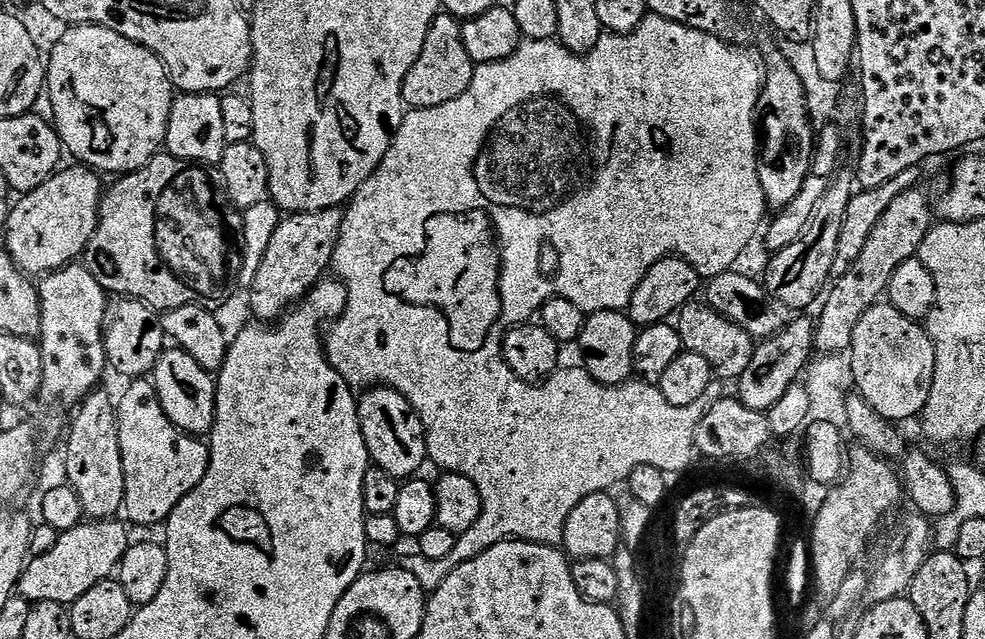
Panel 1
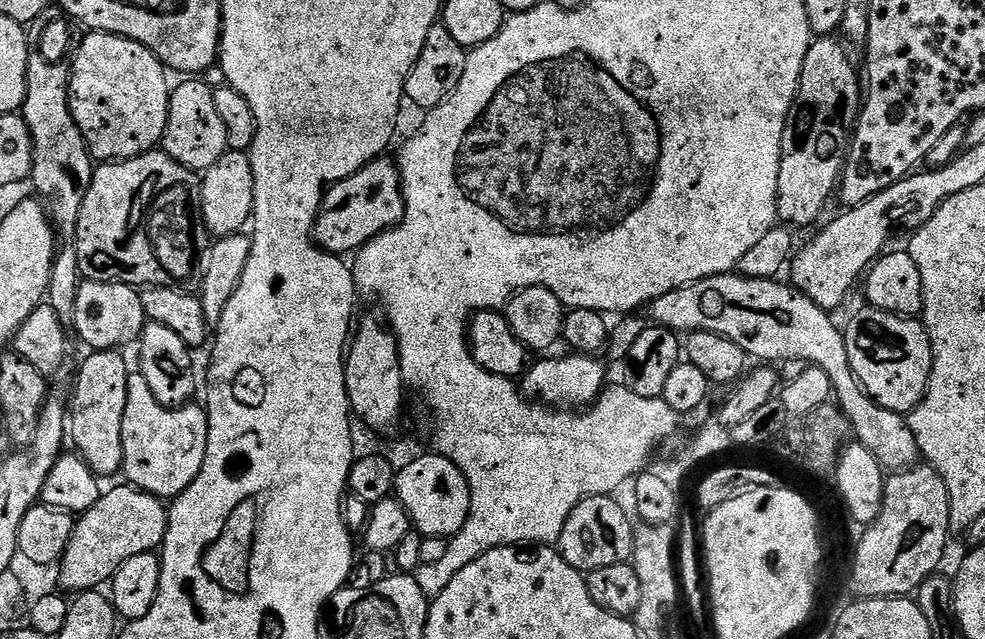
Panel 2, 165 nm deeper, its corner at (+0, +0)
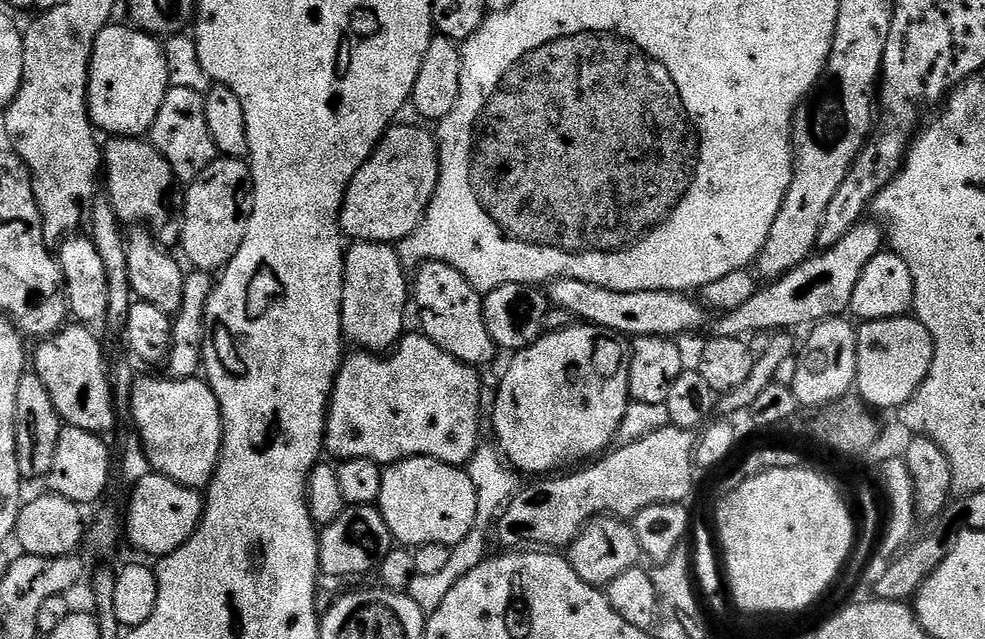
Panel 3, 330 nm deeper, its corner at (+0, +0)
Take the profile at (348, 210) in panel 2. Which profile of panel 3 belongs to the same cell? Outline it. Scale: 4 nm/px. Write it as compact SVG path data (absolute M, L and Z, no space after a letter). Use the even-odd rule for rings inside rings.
M393 123L384 133L384 137L376 143L376 149L370 158L354 174L350 186L346 190L344 205L340 211L340 230L349 241L359 242L369 240L379 244L395 245L401 240L408 239L412 231L424 220L424 213L436 193L440 177L440 145L431 131L427 132L419 123Z

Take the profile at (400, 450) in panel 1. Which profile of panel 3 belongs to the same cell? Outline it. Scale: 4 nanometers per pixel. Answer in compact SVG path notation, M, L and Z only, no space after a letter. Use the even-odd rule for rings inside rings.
M362 240L353 243L351 247L345 251L344 254L344 289L342 290L342 330L344 331L345 341L356 343L357 349L373 354L384 354L389 350L397 347L400 342L400 337L405 335L406 328L404 328L404 315L407 314L408 308L410 312L410 276L406 273L406 265L400 260L400 253L393 245L379 244L378 242L370 242L369 240Z

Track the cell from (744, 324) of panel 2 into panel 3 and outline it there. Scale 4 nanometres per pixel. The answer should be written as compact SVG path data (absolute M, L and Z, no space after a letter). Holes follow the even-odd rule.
M562 278L547 285L546 295L555 307L565 308L577 321L609 328L621 336L666 336L680 338L683 332L696 332L704 324L706 309L699 299L683 292L666 290L638 290L619 292L606 290L590 282L578 282L578 278Z

